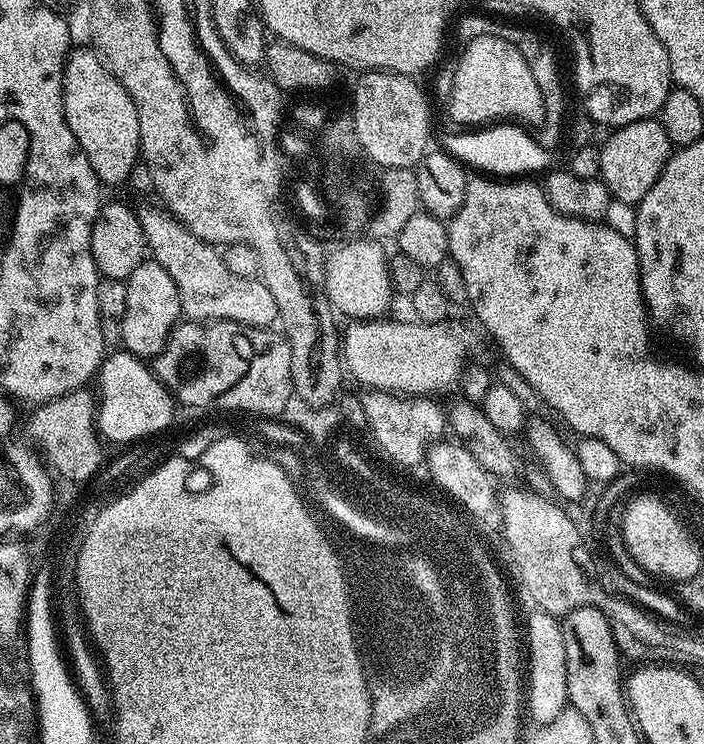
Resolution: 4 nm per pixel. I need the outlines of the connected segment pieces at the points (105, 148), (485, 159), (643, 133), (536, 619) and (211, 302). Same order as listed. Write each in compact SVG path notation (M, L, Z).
M73 47L69 51L68 61L64 63L64 117L101 185L120 183L123 185L127 181L131 168L142 156L138 110L134 106L132 95L124 89L122 82L101 60L99 52L91 47L88 48Z
M496 122L479 130L461 131L464 132L461 136L448 136L443 147L465 165L473 164L484 171L481 173L491 174L496 178L524 178L529 174L536 174L532 172L543 173L549 167L549 149L540 145L539 139L533 133L531 136L523 130L528 131L512 122Z
M656 118L630 122L615 129L611 135L600 148L599 179L608 187L613 201L620 203L621 200L624 204L635 206L642 198L646 198L650 186L658 182L658 174L662 174L674 146L666 138L666 130L662 130L659 119Z
M533 611L528 620L528 650L526 646L526 712L533 716L537 725L543 726L554 722L558 714L568 704L568 687L566 686L566 642L561 621L548 612Z
M163 207L140 208L138 215L144 231L144 243L151 259L157 260L178 286L180 311L190 320L233 320L255 328L269 327L277 319L274 294L259 278L241 278L226 266L213 245L195 236Z

